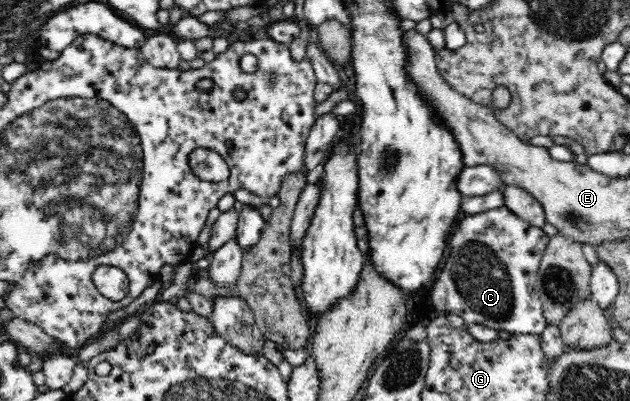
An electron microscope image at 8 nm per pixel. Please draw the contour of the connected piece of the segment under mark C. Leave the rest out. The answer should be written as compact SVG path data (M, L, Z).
M503 205L499 209L487 210L482 214L465 216L455 226L449 241L451 241L449 258L443 270L437 274L437 280L430 290L429 297L434 308L445 315L457 314L465 323L507 331L511 336L529 334L540 336L548 323L544 318L534 281L539 272L541 258L550 241L550 237L542 228L524 222Z

